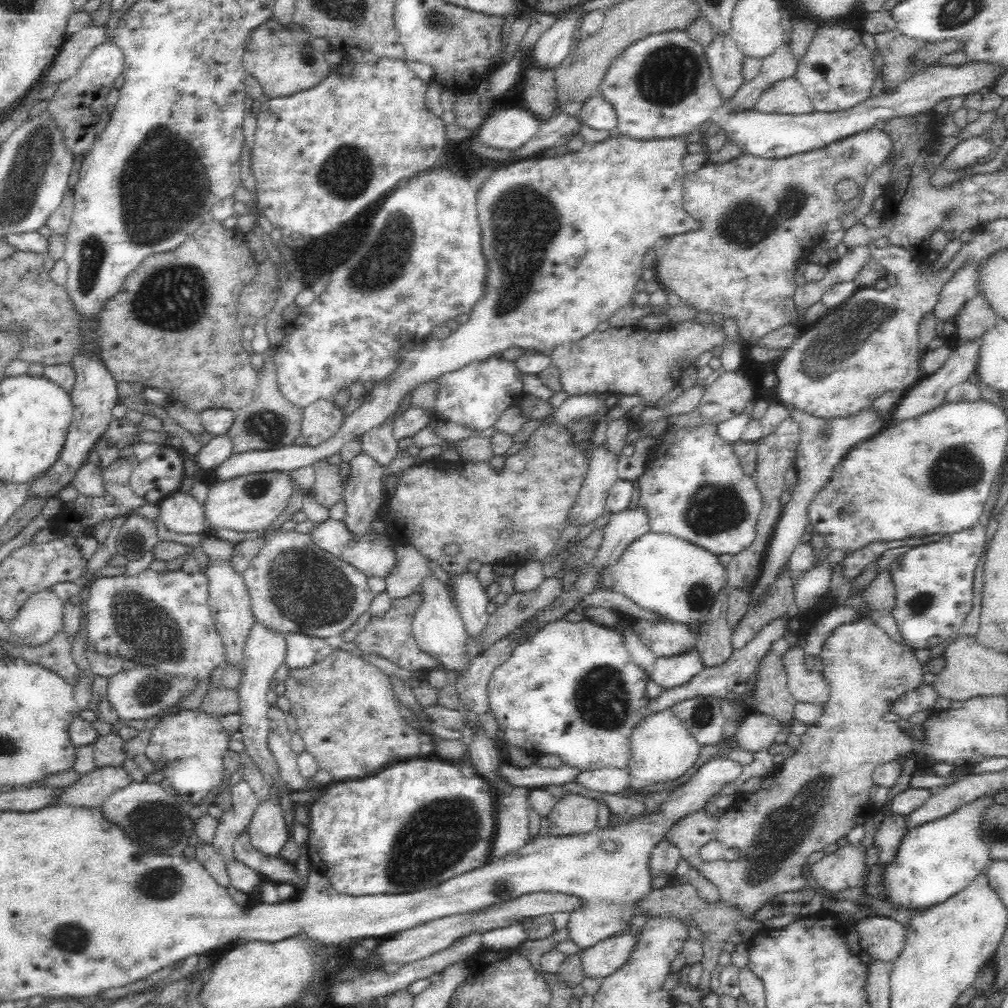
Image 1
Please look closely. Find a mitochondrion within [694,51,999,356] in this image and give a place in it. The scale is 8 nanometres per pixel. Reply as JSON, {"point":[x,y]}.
{"point":[751,225]}

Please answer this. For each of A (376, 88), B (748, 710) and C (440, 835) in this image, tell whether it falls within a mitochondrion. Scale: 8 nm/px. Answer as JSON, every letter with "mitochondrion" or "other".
{"A":"other","B":"other","C":"mitochondrion"}

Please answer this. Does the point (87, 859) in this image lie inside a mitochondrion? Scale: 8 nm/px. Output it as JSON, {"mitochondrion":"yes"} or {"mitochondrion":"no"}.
{"mitochondrion":"no"}

